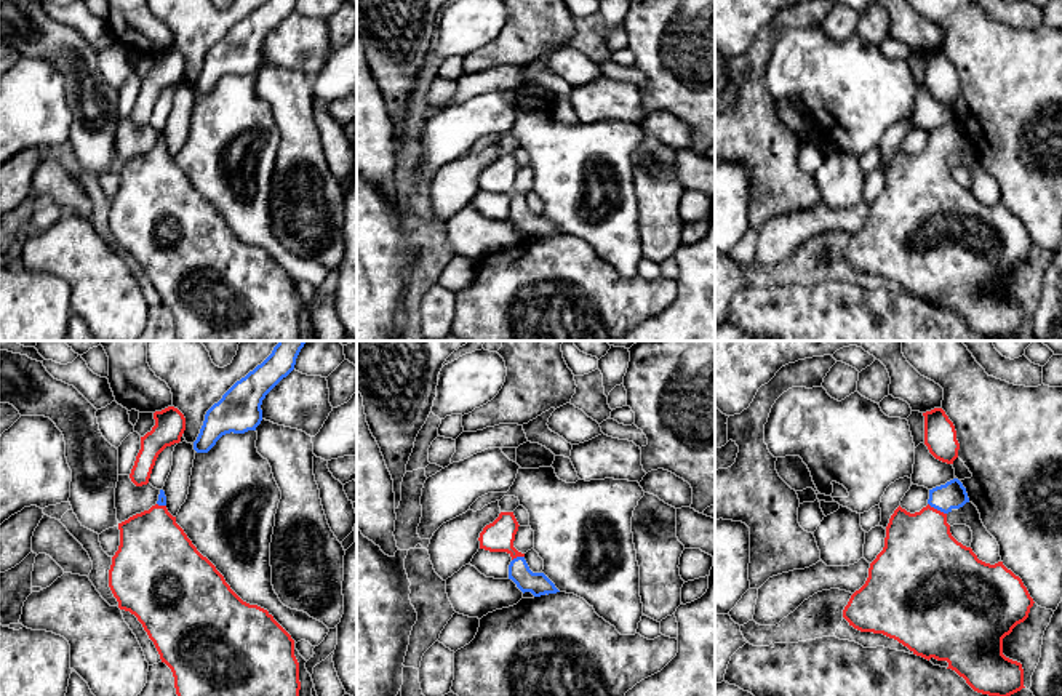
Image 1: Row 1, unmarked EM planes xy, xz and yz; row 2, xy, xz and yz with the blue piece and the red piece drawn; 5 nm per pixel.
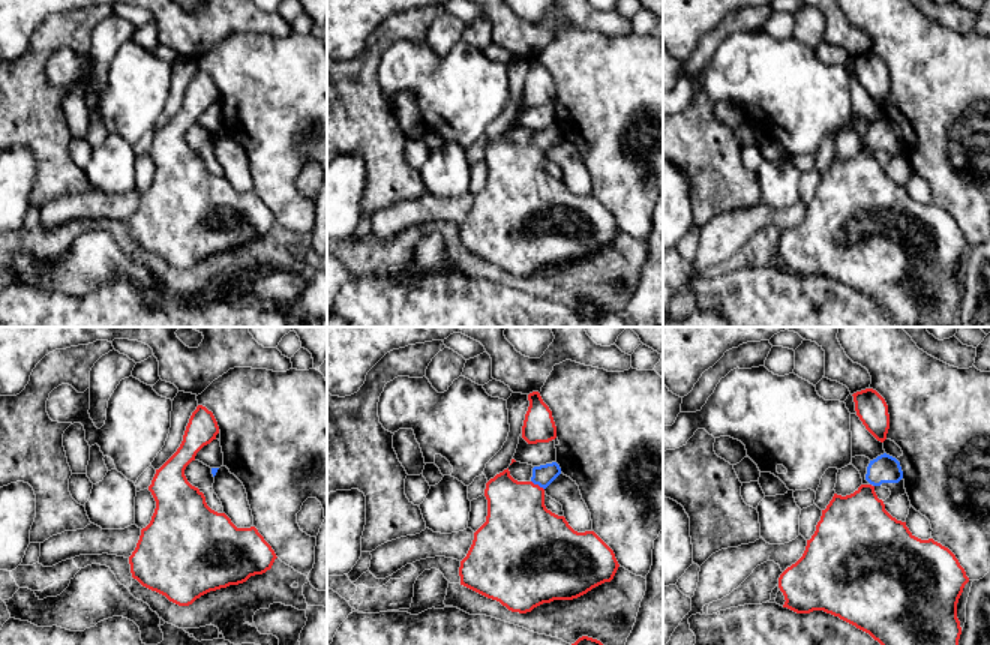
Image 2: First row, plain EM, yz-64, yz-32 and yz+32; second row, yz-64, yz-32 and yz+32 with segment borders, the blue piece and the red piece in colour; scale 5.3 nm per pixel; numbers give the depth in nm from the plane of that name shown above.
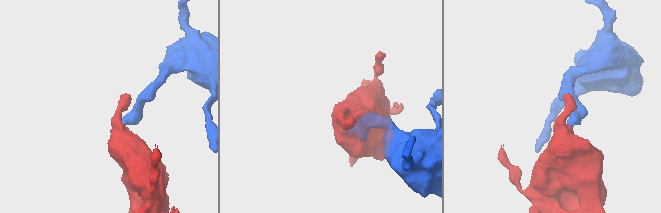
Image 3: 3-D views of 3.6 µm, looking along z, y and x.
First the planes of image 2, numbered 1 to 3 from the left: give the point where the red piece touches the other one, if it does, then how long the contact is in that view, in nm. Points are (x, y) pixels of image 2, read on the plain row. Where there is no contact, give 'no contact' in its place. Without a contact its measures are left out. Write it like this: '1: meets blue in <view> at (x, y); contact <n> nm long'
1: no contact
2: meets blue in yz-32 at (537, 147); contact 90 nm long
3: no contact

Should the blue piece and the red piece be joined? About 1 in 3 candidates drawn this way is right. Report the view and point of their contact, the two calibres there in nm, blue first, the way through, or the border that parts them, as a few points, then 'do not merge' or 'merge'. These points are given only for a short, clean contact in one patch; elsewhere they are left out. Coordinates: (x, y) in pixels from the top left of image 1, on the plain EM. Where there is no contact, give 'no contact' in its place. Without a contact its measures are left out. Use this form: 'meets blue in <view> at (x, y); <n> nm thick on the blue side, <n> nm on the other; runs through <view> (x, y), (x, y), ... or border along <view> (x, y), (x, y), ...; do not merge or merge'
meets blue in yz at (938, 151); 140 nm thick on the blue side, 380 nm on the other; runs through yz (952, 136), (938, 151), (922, 183), (920, 197); merge

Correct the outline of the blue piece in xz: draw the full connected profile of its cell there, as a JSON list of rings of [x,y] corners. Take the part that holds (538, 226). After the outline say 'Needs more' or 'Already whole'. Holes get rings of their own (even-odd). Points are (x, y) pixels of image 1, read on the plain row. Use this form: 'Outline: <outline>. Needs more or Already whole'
Outline: [[[501,154],[499,158],[480,174],[480,190],[507,194],[512,198],[509,221],[512,221],[523,235],[531,234],[534,238],[541,238],[560,234],[544,214],[533,214],[525,202],[525,195],[513,189],[518,168],[513,154]]]. Needs more

